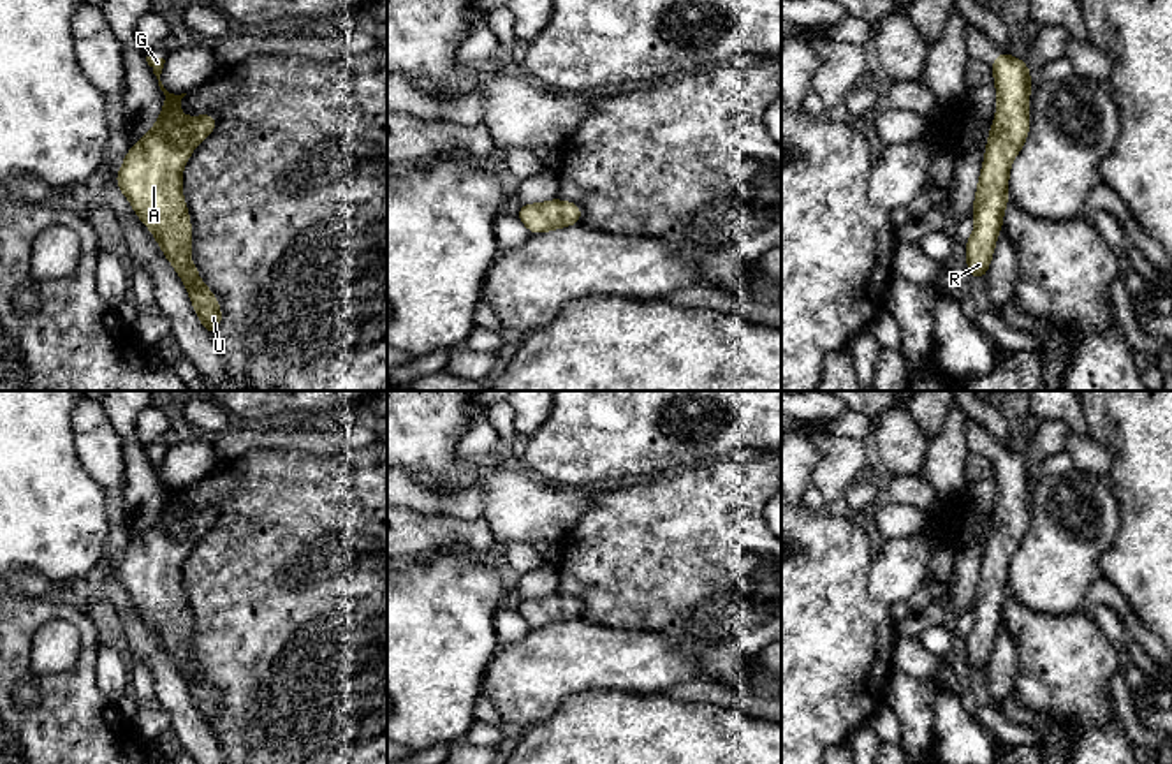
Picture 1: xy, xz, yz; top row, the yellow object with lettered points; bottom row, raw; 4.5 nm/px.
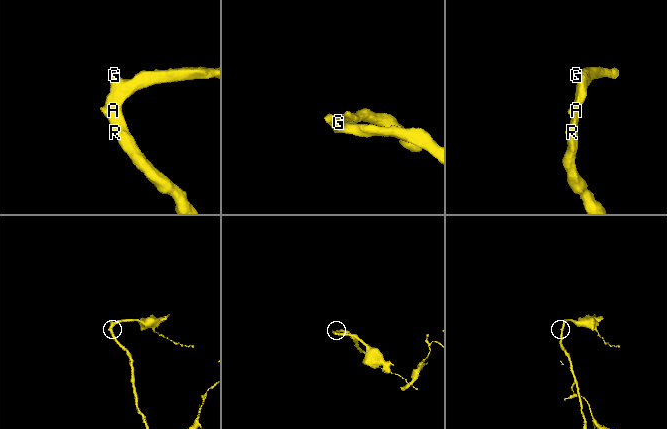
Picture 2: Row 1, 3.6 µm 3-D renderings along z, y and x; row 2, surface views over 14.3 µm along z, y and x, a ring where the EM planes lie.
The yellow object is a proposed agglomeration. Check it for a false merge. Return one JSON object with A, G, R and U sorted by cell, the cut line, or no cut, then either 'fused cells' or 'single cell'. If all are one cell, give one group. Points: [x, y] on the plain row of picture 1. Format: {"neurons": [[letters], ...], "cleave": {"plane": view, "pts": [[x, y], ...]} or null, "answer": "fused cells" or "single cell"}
{"neurons": [["A", "G", "R", "U"]], "cleave": null, "answer": "single cell"}

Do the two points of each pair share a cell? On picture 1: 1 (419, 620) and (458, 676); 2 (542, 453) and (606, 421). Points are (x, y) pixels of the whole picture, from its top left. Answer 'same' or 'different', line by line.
1: same
2: same

